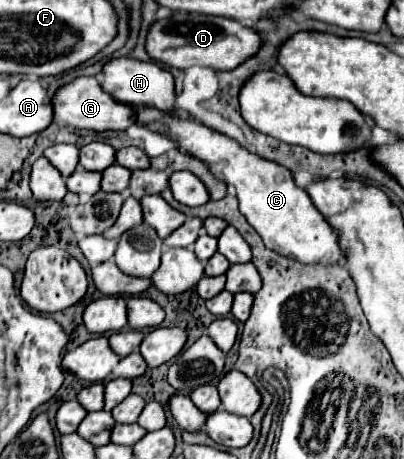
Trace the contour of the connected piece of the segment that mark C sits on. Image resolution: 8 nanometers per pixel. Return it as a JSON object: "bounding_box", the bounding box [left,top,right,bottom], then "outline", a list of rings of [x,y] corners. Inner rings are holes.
{"bounding_box":[137,107,345,265],"outline":[[[139,107],[137,113],[139,123],[143,121],[165,121],[171,127],[171,135],[177,135],[175,147],[193,157],[199,157],[207,163],[221,165],[223,177],[227,185],[235,185],[237,199],[241,203],[241,213],[261,235],[267,249],[275,249],[275,253],[303,261],[303,263],[319,263],[327,259],[329,263],[345,265],[345,253],[339,245],[337,231],[323,219],[319,209],[309,201],[309,195],[295,185],[289,169],[281,165],[261,159],[259,155],[243,149],[235,139],[219,133],[211,127],[195,123],[193,119],[183,119],[179,115],[167,115],[153,107]]]}

